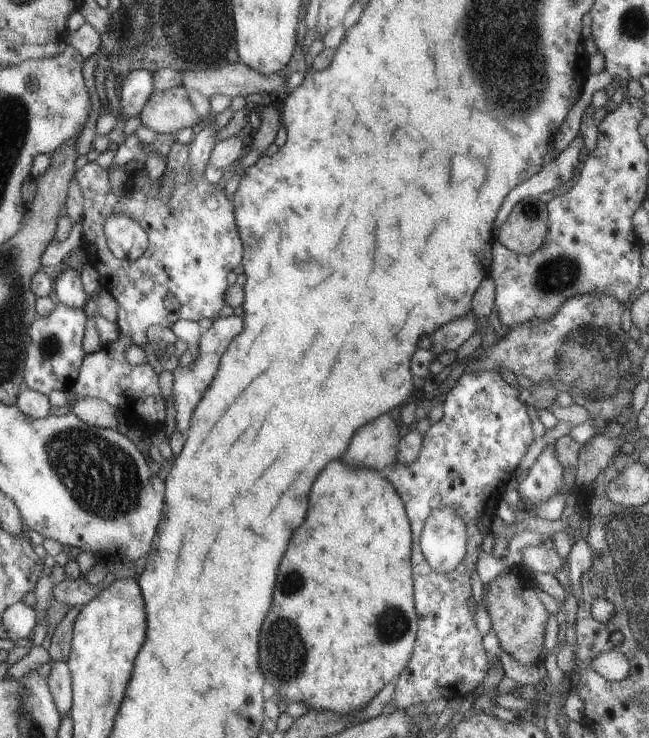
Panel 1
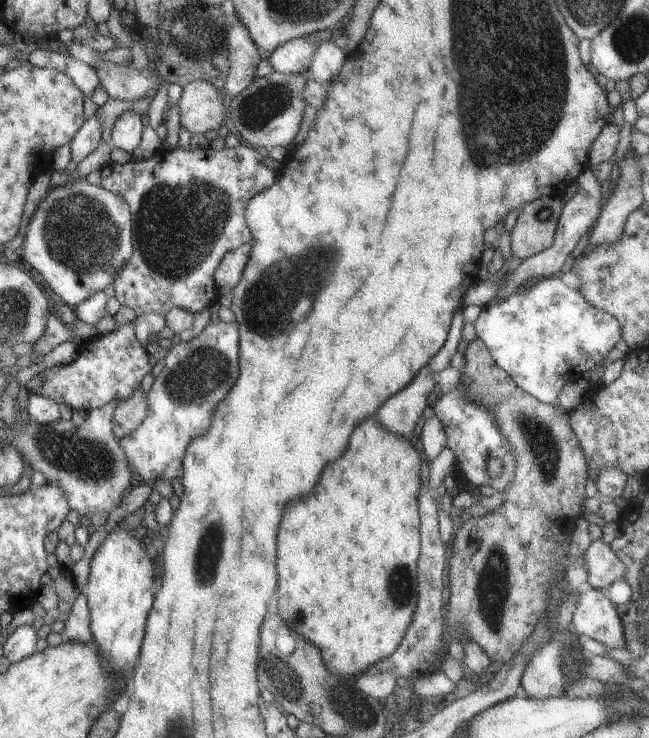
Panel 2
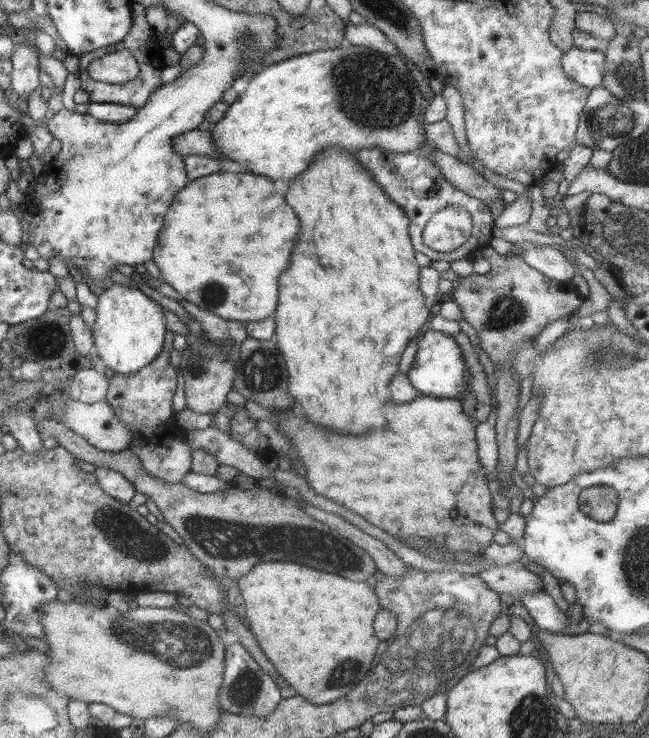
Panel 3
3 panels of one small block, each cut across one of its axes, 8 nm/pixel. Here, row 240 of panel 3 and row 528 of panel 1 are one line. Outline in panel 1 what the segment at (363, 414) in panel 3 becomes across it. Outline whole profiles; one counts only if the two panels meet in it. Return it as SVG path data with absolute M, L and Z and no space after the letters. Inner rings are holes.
M331 460L319 472L319 476L315 478L311 486L307 504L309 506L307 506L305 520L291 534L285 554L277 568L273 600L259 630L259 668L265 680L269 680L275 686L277 694L281 696L279 698L281 705L291 701L304 702L309 709L328 710L344 715L365 707L385 684L395 679L411 656L416 637L416 612L412 587L412 564L410 563L412 552L410 522L399 495L385 477L381 477L375 469L343 466L339 460Z

